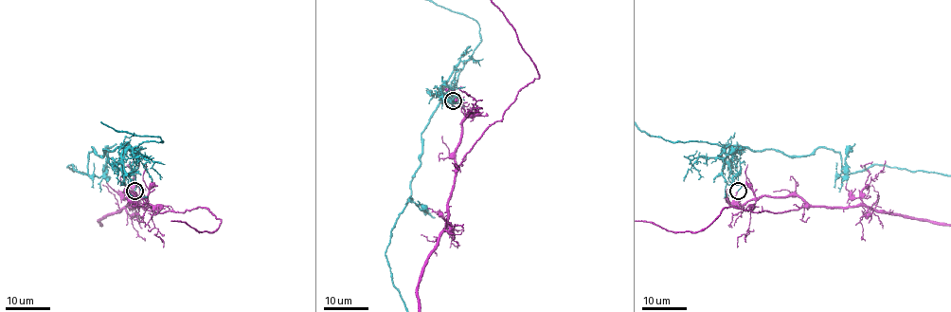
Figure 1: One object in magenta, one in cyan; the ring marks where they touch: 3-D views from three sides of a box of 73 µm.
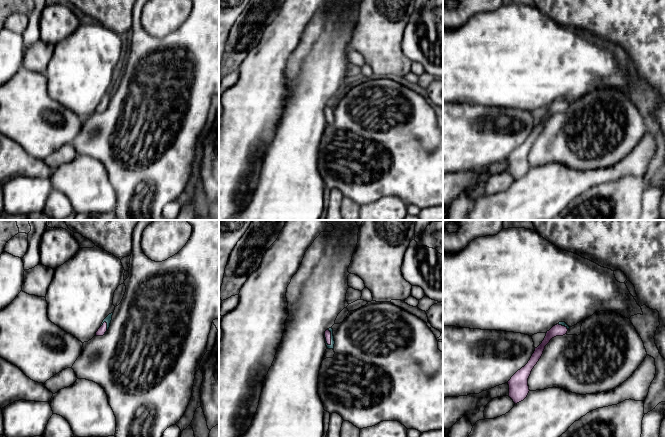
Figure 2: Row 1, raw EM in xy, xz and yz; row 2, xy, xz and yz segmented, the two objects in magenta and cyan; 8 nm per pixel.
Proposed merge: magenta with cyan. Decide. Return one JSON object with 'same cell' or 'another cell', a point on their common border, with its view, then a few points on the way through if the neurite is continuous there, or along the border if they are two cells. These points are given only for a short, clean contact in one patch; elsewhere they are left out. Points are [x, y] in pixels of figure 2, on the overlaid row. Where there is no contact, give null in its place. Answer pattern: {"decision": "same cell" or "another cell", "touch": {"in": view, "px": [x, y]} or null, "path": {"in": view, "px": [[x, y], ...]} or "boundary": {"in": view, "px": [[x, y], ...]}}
{"decision": "another cell", "touch": {"in": "xz", "px": [330, 337]}}

